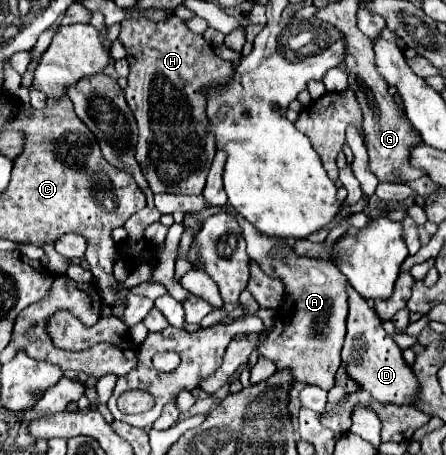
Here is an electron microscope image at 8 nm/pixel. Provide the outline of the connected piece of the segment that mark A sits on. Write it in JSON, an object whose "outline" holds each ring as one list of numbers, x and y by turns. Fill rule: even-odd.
{"outline":[[238,215,238,221,244,229,244,239,248,243,248,255,250,259,254,259,260,269,264,269,264,273,268,273,270,277,278,277,280,281,284,281,284,301,280,305,280,309,276,311,276,323,274,327,264,335,264,339,254,339,254,337,240,337,240,339,232,339,226,353,224,353,224,363,220,365,220,369,204,379,200,383,200,389,208,391,210,395,216,393,222,385,228,383,230,375,240,367,246,365,252,351,258,353,258,357,270,359,276,369,290,369,292,379,294,381,302,381,308,385,316,385,324,391,332,389,334,385,334,375,338,371,338,367,342,365,342,357,340,357,340,349,342,349,342,341,344,341,344,333,346,333,346,315,348,315,348,295,346,295,346,277,340,273,340,269,336,269,336,265,332,265,332,261,322,261,322,259,308,259,308,257,298,257,294,251,284,251,276,257,270,257,270,249,278,243,278,237,266,237,262,233,258,233,244,217]]}

